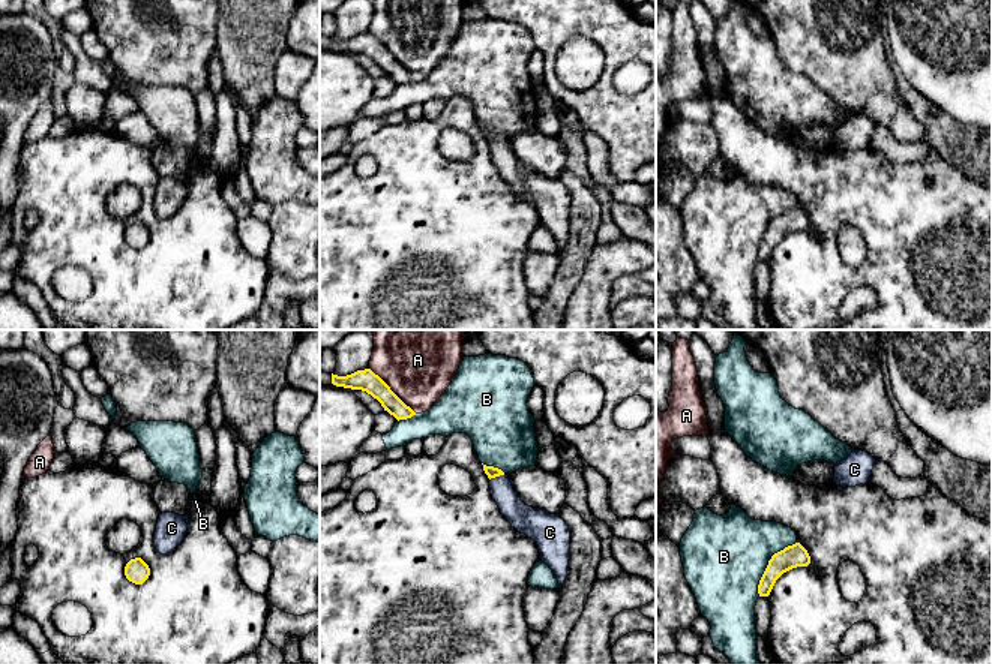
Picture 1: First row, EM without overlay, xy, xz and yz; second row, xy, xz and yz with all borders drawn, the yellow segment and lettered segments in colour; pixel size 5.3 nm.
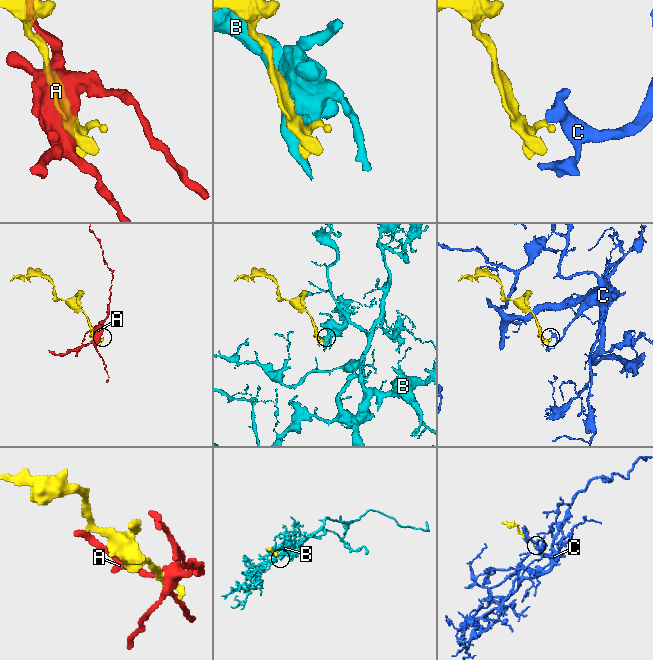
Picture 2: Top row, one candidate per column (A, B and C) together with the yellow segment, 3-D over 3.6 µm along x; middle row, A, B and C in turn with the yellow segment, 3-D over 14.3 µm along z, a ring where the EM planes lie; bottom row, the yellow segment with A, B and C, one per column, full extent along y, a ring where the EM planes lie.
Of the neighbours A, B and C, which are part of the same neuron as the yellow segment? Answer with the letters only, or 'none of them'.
C

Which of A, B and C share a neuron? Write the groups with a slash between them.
A / B / C

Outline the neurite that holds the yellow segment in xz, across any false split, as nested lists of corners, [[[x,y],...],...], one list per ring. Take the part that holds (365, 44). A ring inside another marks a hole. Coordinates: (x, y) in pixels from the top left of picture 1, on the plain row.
[[[371,33],[357,34],[347,40],[332,37],[332,48],[336,51],[366,55],[377,63],[384,75],[393,79],[398,85],[416,79],[416,76],[407,70]]]

